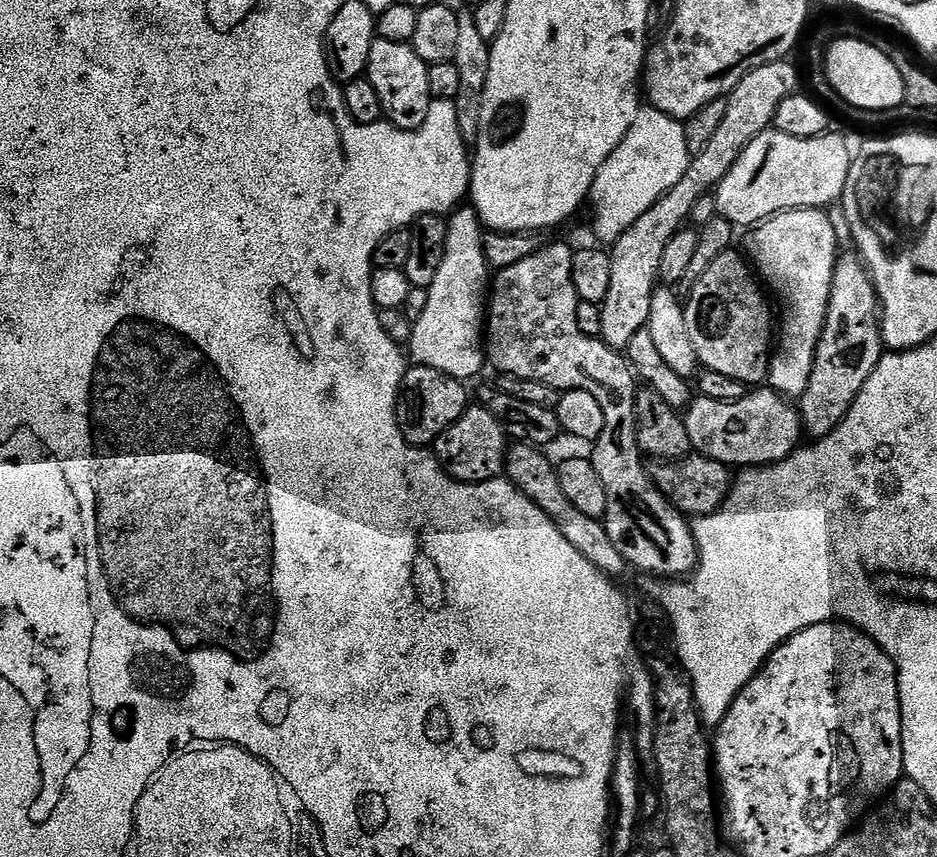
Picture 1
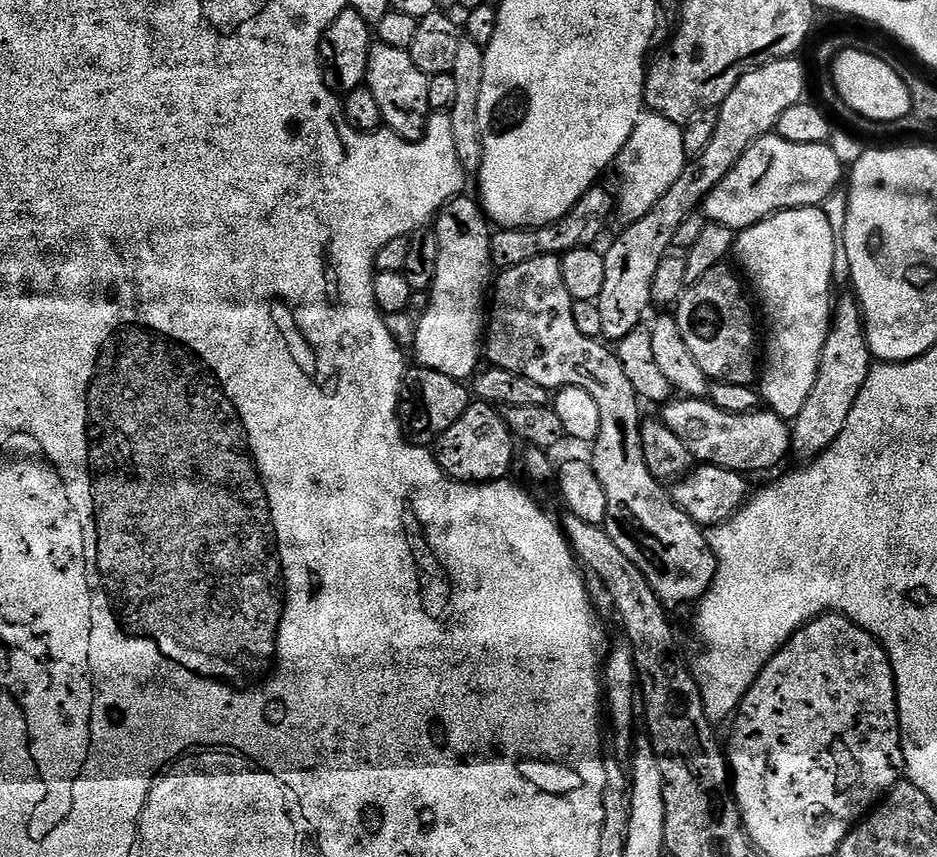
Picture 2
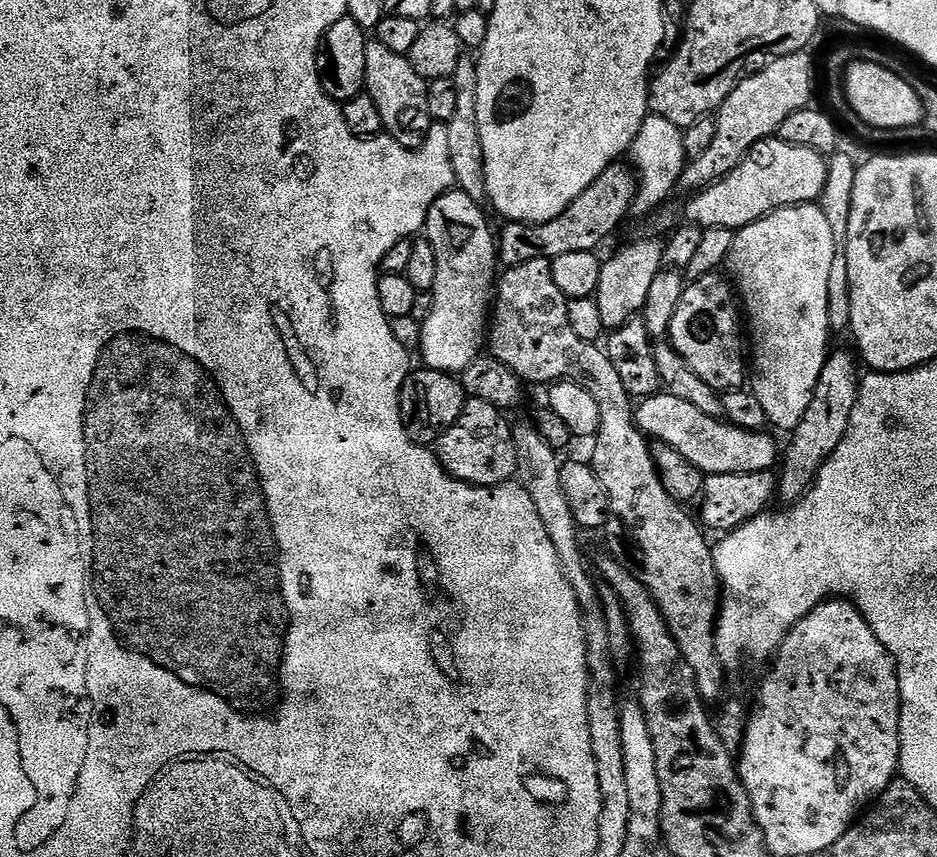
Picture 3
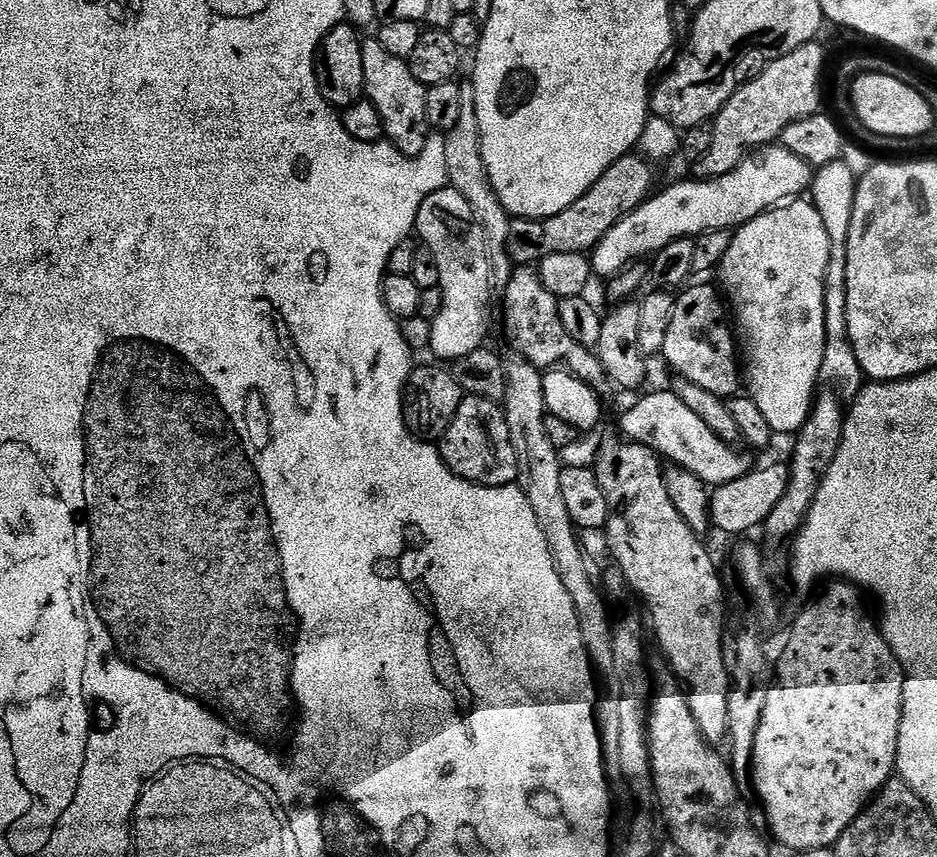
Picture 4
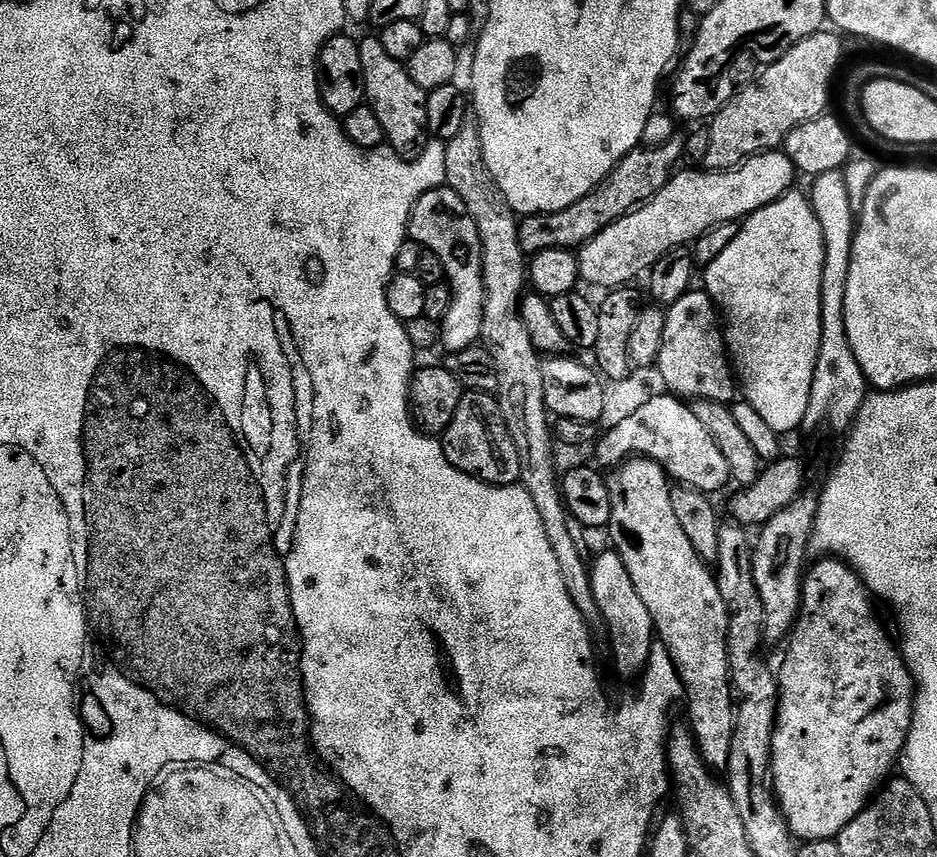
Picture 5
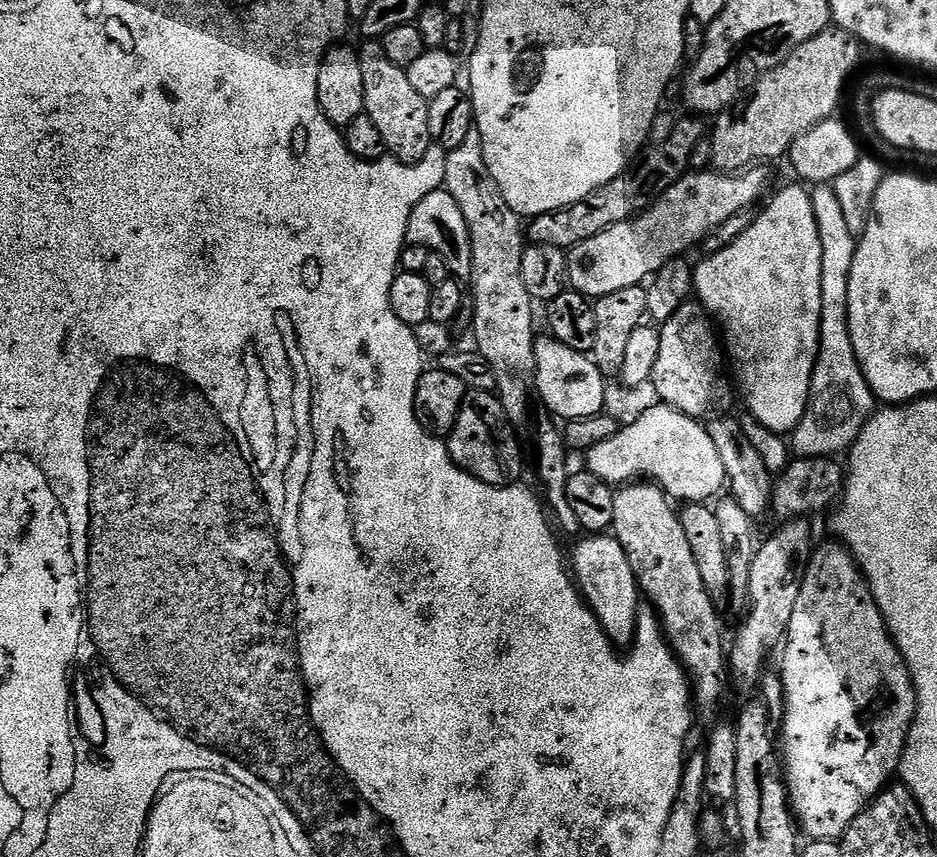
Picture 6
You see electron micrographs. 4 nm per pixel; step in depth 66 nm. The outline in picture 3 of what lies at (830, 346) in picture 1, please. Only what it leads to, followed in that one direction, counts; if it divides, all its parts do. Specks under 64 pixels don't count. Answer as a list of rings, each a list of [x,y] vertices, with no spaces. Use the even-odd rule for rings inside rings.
[[[851,351],[836,352],[829,355],[828,361],[822,366],[822,374],[818,378],[818,386],[812,395],[810,410],[798,422],[791,433],[792,441],[788,449],[782,452],[782,468],[778,476],[778,500],[781,505],[791,506],[808,493],[808,489],[816,482],[816,476],[822,466],[838,450],[838,442],[846,438],[846,426],[850,426],[850,414],[854,414],[854,402],[858,402],[860,380],[856,376],[858,360]]]

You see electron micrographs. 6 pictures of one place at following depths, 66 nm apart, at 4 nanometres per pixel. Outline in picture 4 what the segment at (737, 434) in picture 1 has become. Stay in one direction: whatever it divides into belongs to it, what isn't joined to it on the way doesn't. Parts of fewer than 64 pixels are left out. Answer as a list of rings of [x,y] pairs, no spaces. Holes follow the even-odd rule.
[[[670,390],[652,392],[644,396],[620,420],[619,431],[634,444],[651,448],[657,456],[669,465],[690,470],[709,486],[734,482],[751,472],[754,461],[743,456],[739,447],[722,442],[698,414],[692,413]],[[624,431],[624,432],[623,432]],[[668,459],[668,460],[667,460]]]

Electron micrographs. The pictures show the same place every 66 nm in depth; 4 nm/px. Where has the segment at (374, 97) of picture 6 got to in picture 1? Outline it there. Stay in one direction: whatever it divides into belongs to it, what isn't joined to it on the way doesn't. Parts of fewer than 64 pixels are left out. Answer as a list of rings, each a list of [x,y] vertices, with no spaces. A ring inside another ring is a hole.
[[[376,39],[370,46],[370,62],[366,79],[374,86],[378,98],[382,102],[382,110],[387,123],[407,132],[417,132],[426,122],[426,114],[430,114],[433,99],[430,94],[429,65],[418,58],[411,44],[402,42],[386,42]]]

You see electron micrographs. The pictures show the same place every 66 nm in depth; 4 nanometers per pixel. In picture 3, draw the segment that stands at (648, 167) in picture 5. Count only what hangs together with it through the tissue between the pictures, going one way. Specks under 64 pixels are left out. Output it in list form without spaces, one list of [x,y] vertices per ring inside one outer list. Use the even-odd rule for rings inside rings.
[[[617,162],[610,165],[592,185],[586,190],[582,190],[582,194],[578,194],[578,198],[574,198],[574,202],[570,202],[570,206],[566,206],[566,210],[562,214],[558,214],[558,218],[545,224],[505,223],[503,225],[505,228],[501,232],[499,229],[498,232],[499,263],[504,268],[513,268],[514,266],[522,266],[522,262],[534,262],[534,258],[553,260],[562,254],[582,254],[583,252],[600,250],[600,247],[619,230],[620,223],[626,218],[629,219],[637,187],[638,181],[635,171],[627,163]]]

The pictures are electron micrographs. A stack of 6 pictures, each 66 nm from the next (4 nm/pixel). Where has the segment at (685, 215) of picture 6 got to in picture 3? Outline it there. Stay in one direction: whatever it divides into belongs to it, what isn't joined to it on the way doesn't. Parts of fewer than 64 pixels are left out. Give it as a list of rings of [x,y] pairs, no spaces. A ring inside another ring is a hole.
[[[779,138],[758,142],[730,174],[702,192],[695,193],[688,204],[691,223],[701,228],[739,230],[756,220],[763,220],[778,208],[819,201],[828,177],[828,160],[809,148],[788,144]]]

